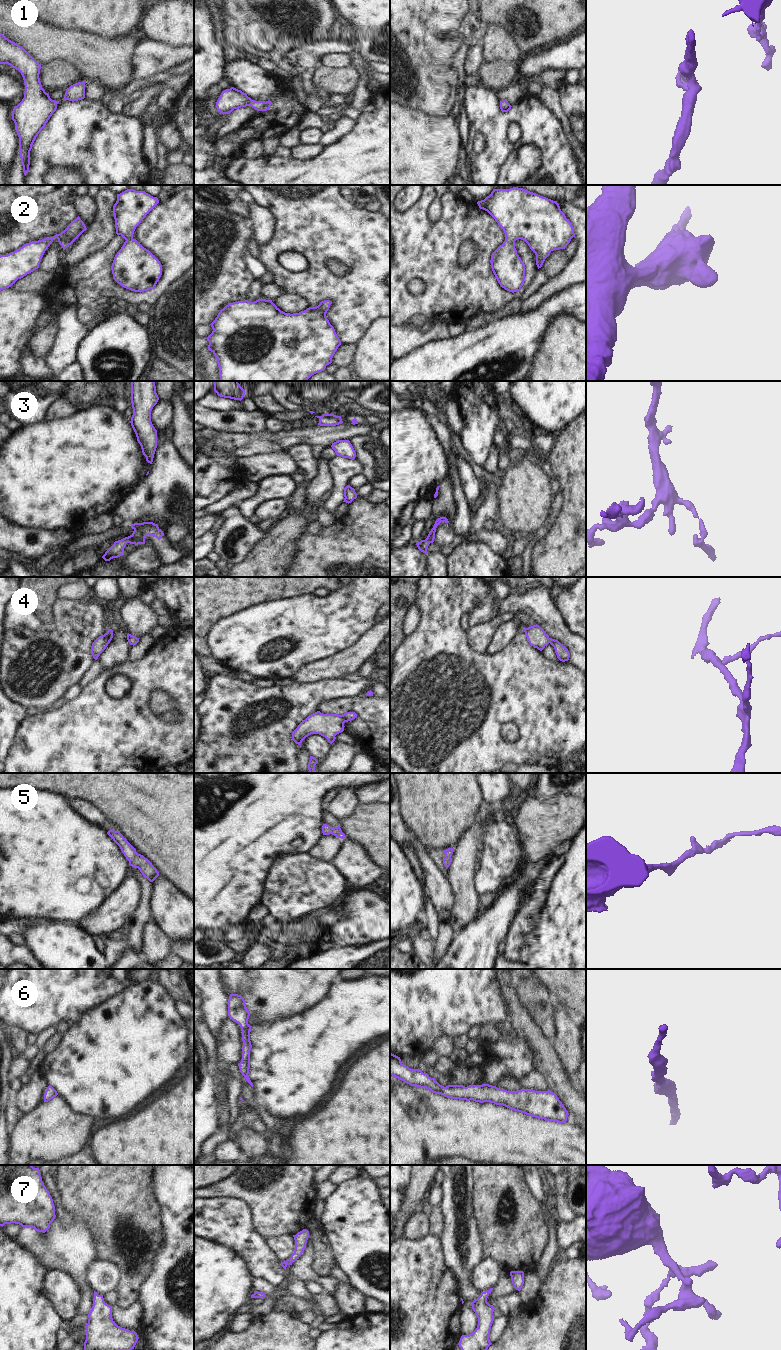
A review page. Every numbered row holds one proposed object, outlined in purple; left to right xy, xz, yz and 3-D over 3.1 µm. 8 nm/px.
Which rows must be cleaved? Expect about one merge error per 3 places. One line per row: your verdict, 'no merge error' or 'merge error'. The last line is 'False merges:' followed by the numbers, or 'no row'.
1: no merge error
2: no merge error
3: no merge error
4: no merge error
5: no merge error
6: no merge error
7: no merge error
False merges: no row

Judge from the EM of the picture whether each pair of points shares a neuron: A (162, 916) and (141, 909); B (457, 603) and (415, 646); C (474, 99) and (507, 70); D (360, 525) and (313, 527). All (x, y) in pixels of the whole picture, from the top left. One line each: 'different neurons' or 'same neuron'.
A: different neurons
B: same neuron
C: different neurons
D: different neurons

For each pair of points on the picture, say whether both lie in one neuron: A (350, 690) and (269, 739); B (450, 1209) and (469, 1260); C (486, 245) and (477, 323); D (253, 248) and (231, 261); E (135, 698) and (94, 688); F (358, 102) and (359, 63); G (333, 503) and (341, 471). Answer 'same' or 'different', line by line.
A: same
B: same
C: different
D: different
E: same
F: same
G: same

